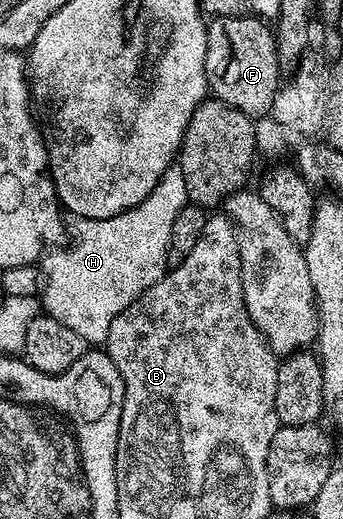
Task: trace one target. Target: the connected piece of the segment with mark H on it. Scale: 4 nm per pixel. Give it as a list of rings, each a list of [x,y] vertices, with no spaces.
[[[179,167],[167,168],[155,192],[136,208],[126,210],[105,220],[80,220],[76,228],[76,241],[72,245],[56,246],[42,260],[42,308],[62,326],[76,331],[89,346],[100,346],[110,334],[110,322],[130,306],[147,288],[154,286],[168,271],[170,226],[178,218],[178,210],[188,205],[186,178],[180,176]]]

